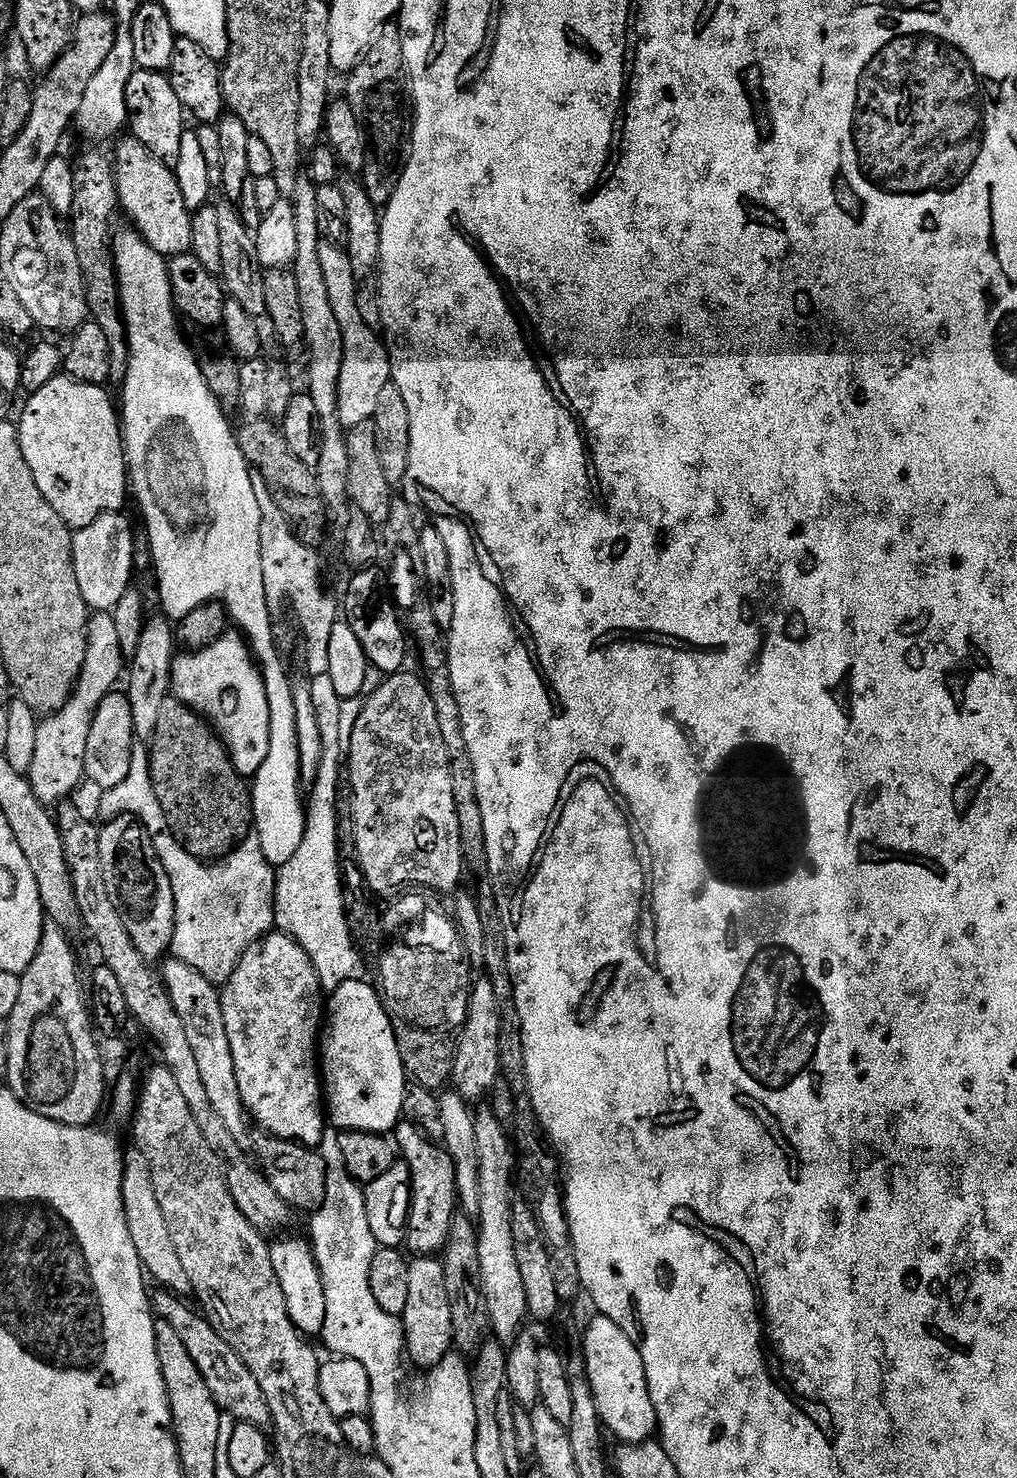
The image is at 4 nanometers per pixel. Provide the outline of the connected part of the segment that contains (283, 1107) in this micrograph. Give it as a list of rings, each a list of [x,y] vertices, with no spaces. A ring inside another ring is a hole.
[[[269,932],[242,954],[229,980],[222,985],[220,1001],[222,1018],[226,1018],[226,1034],[230,1038],[230,1054],[234,1054],[234,1074],[238,1074],[238,1090],[242,1090],[248,1116],[255,1123],[257,1120],[269,1136],[294,1140],[305,1146],[319,1145],[326,1131],[322,1072],[318,1067],[318,1037],[326,1016],[326,996],[306,950],[284,932]]]

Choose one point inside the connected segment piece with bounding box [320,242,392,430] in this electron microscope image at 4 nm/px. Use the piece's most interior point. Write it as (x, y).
(366, 371)

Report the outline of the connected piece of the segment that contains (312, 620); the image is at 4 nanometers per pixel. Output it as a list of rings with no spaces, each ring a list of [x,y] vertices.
[[[255,470],[250,474],[250,482],[254,485],[254,494],[258,498],[258,510],[262,510],[262,530],[260,545],[262,546],[262,582],[266,582],[266,598],[274,610],[288,607],[296,624],[300,627],[300,644],[304,647],[304,668],[309,677],[326,676],[330,670],[330,633],[338,623],[338,604],[328,597],[324,589],[324,568],[316,557],[317,549],[310,544],[304,544],[296,537],[296,531],[290,522],[278,510],[270,490],[266,490],[266,481],[262,474]]]

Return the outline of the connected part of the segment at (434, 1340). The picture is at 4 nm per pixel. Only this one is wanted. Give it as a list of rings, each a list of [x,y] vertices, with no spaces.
[[[435,1255],[416,1256],[409,1263],[410,1279],[408,1280],[406,1310],[403,1314],[404,1323],[404,1347],[409,1361],[412,1360],[420,1367],[420,1370],[433,1368],[442,1358],[453,1351],[453,1323],[451,1322],[450,1297],[446,1292],[445,1275],[443,1274],[442,1259]]]

